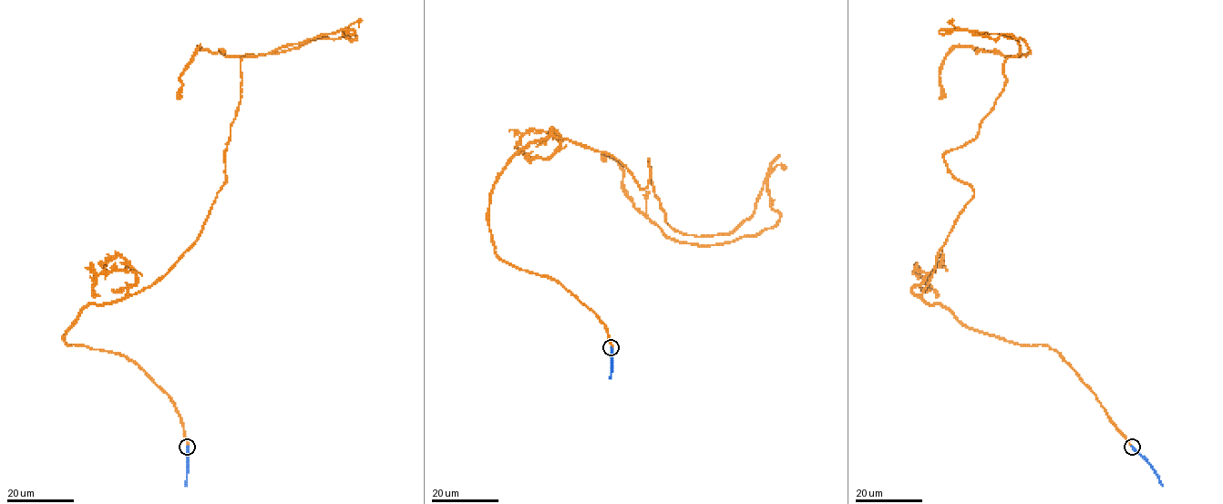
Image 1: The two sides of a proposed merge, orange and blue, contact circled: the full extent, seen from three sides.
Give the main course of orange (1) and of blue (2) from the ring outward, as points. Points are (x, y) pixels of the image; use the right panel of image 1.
1: (1132, 447), (921, 299), (1020, 52), (965, 30), (1026, 43), (940, 99)
2: (1132, 447), (1156, 472), (1162, 486)

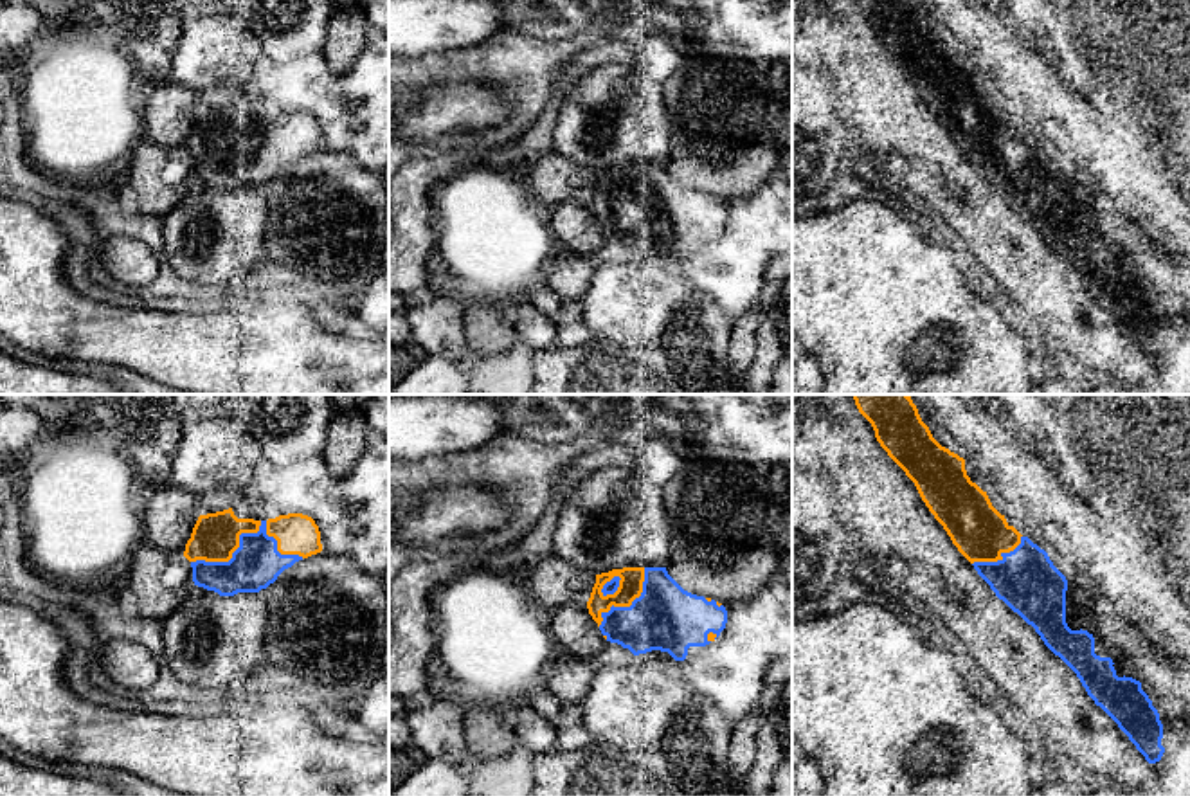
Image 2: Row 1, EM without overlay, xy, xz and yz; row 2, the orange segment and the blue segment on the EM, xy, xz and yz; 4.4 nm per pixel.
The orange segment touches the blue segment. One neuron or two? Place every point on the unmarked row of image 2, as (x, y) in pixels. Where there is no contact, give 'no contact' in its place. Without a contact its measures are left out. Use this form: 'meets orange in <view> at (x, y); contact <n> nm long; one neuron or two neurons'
meets orange in xy at (233, 148); contact 380 nm long; one neuron

